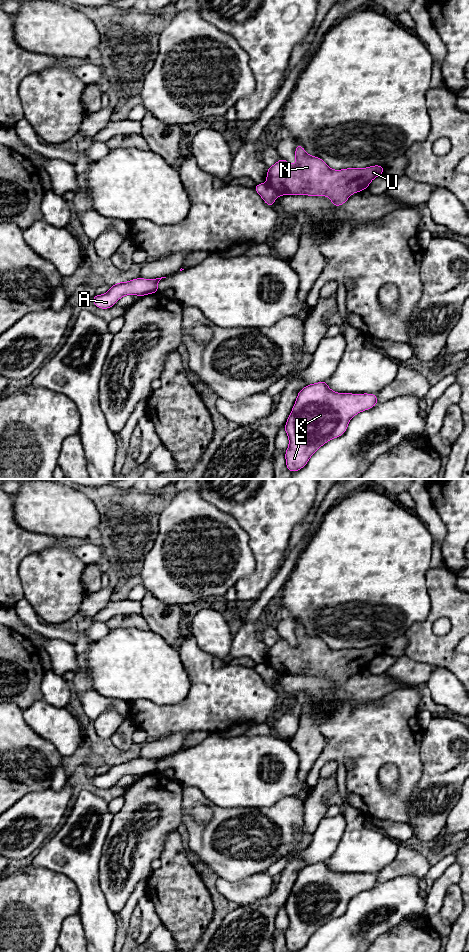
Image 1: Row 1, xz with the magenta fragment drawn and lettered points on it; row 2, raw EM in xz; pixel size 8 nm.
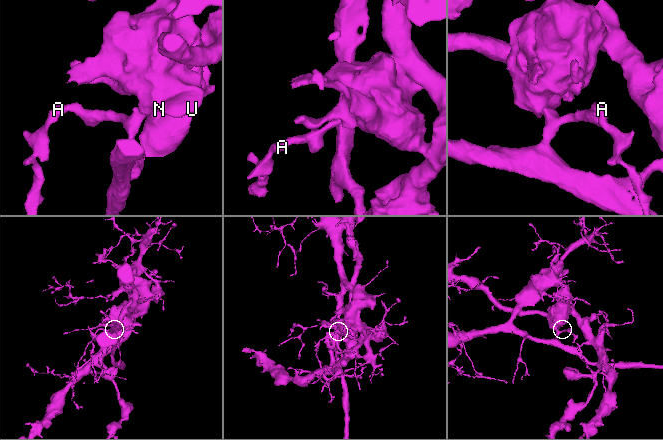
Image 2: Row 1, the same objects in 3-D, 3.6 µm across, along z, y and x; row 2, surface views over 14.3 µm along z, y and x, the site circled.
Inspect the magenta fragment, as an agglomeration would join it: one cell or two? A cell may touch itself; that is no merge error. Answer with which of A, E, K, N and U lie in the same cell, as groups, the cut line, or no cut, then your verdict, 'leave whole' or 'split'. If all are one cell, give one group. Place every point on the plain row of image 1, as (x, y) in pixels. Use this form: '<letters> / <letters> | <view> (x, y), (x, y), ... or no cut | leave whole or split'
A / E K N U | xz (267, 662), (281, 674) | split

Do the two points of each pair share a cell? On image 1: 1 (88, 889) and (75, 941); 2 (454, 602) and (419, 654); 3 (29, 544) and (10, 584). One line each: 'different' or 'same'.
1: different
2: same
3: same

